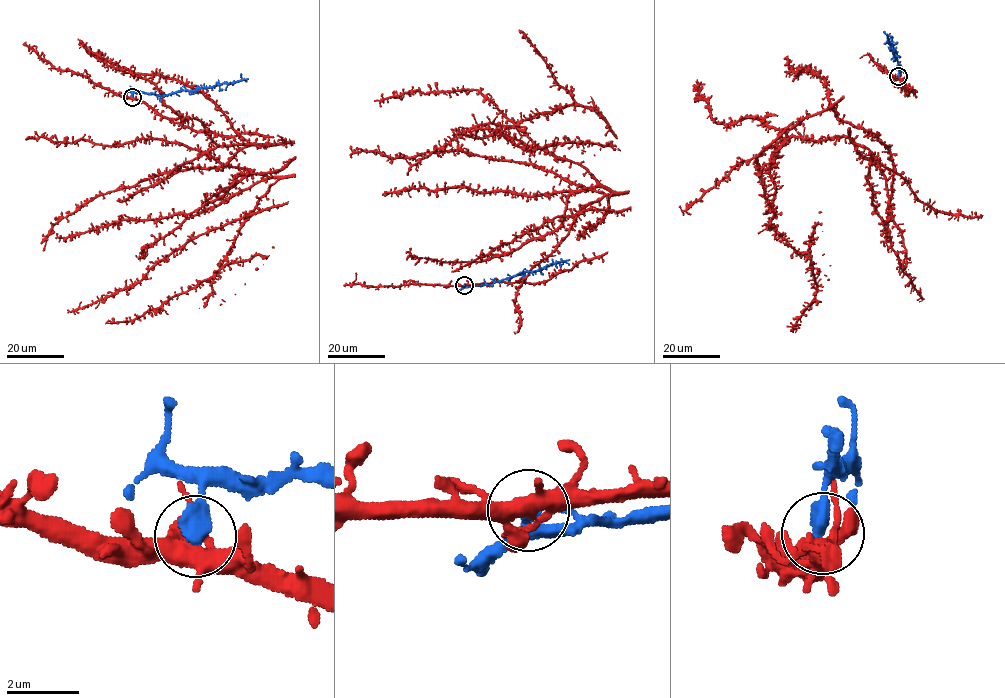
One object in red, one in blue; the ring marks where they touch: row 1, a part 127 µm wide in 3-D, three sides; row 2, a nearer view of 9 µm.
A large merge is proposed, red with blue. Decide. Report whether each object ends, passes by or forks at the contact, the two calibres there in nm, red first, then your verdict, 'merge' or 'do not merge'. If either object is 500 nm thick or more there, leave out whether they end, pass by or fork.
calibres 400 and 500 nm; merge

